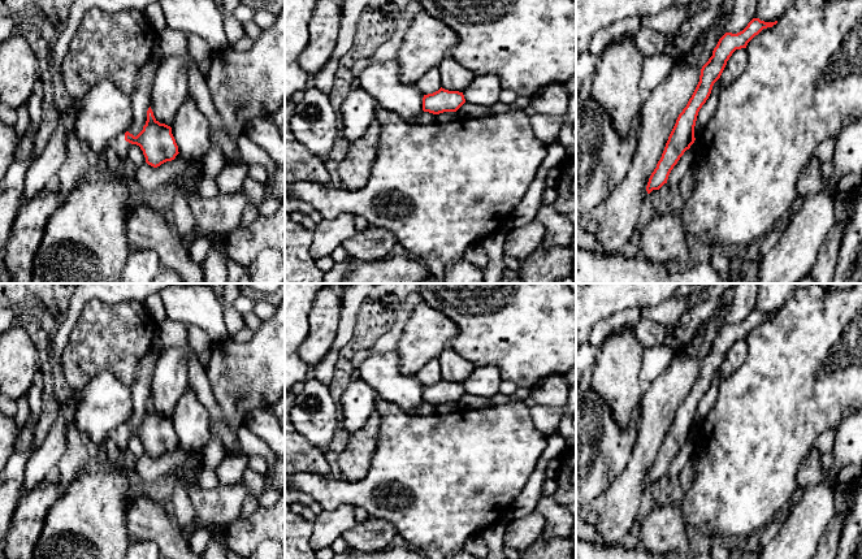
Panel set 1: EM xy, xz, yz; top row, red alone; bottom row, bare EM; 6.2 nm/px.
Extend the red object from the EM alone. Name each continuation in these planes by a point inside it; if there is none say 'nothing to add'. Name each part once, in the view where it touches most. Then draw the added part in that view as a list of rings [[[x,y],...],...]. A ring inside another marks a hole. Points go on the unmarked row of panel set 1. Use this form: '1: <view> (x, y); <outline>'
1: xy (121, 438); [[[121,424],[120,426],[117,426],[114,429],[112,437],[120,451],[127,450],[127,445],[131,438],[131,434],[125,432],[125,424]]]

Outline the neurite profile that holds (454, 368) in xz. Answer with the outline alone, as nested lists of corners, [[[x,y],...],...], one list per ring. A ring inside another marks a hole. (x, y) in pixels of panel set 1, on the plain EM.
[[[447,347],[438,358],[441,377],[449,382],[463,384],[472,373],[476,364],[460,356],[455,350]]]

